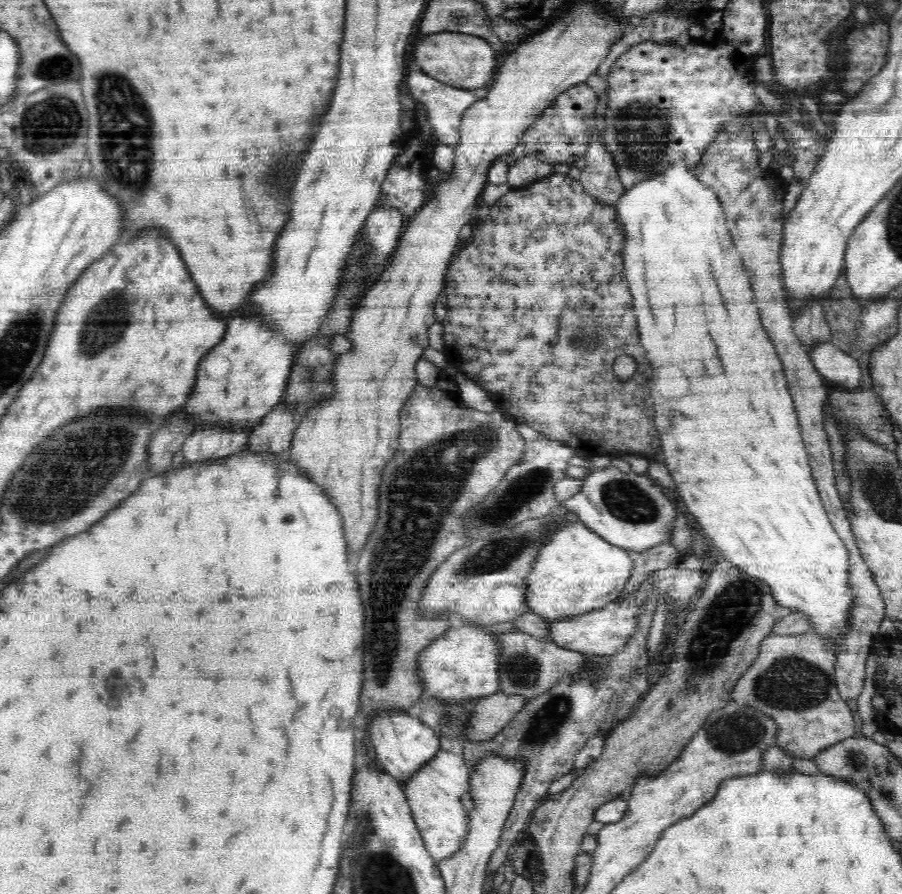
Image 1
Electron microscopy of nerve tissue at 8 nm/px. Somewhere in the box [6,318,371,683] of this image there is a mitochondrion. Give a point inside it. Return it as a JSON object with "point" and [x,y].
{"point":[69,477]}

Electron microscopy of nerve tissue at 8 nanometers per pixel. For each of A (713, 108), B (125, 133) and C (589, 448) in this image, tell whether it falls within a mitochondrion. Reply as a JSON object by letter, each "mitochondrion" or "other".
{"A":"other","B":"mitochondrion","C":"other"}

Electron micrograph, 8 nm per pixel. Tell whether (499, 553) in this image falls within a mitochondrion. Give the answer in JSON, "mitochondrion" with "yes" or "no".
{"mitochondrion":"yes"}

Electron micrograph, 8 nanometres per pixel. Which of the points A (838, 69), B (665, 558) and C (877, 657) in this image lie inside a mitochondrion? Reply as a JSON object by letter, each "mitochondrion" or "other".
{"A":"other","B":"other","C":"other"}

